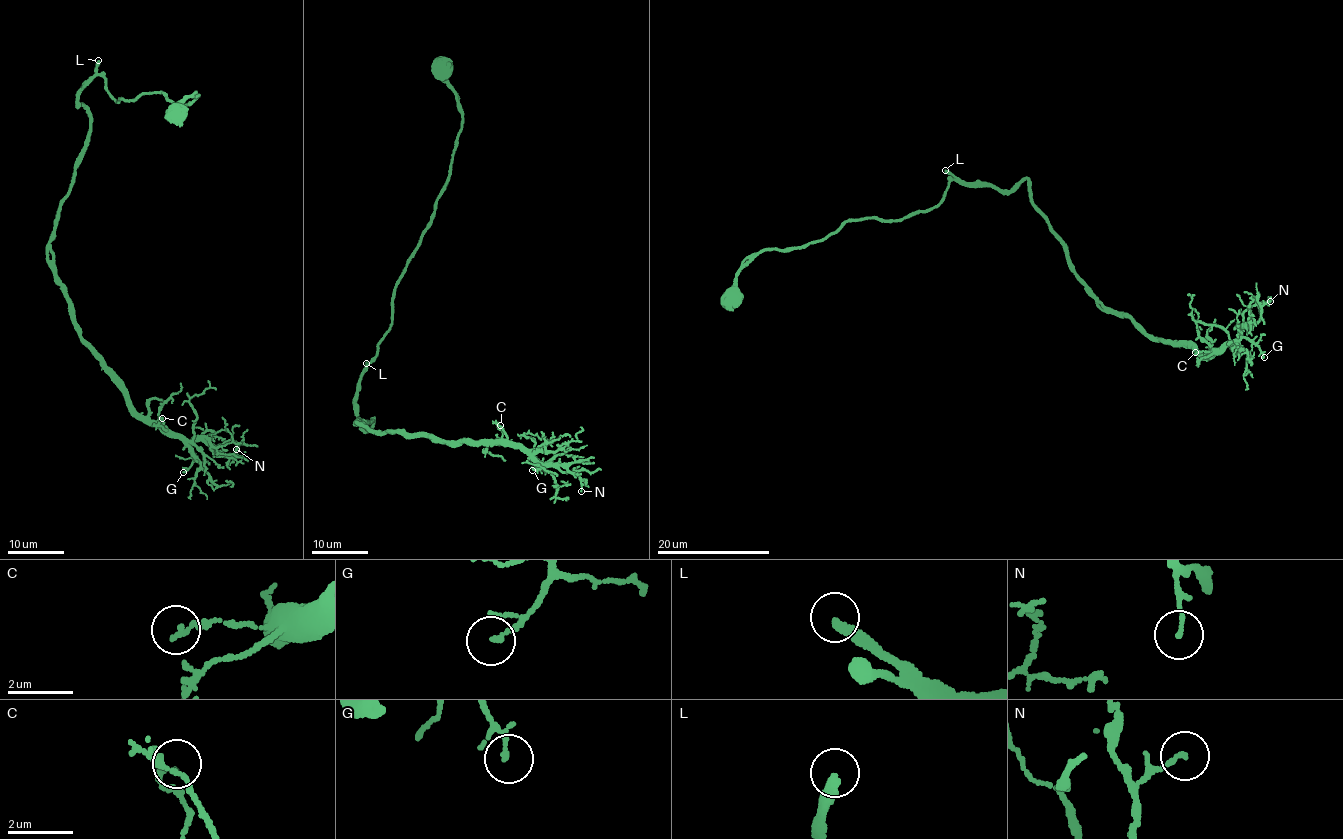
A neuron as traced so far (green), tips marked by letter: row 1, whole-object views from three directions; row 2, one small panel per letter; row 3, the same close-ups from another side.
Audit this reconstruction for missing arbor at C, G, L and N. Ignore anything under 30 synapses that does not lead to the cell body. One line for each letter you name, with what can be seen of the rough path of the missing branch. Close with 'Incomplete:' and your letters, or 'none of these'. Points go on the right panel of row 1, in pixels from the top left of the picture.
L: Course of what is missing: (945, 170), (911, 134), (862, 147), (854, 165), (871, 192), (871, 206), (830, 233), (825, 261), (833, 288)
Incomplete: L

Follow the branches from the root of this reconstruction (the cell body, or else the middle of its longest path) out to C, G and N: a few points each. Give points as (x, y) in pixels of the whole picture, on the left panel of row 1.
C: (174, 112), (198, 96), (118, 103), (86, 82), (50, 244), (81, 336), (162, 418)
G: (174, 112), (198, 96), (118, 103), (86, 82), (50, 248), (81, 336), (191, 446), (183, 472)
N: (174, 112), (198, 96), (118, 103), (105, 77), (86, 82), (88, 144), (51, 266), (137, 412), (236, 449)

